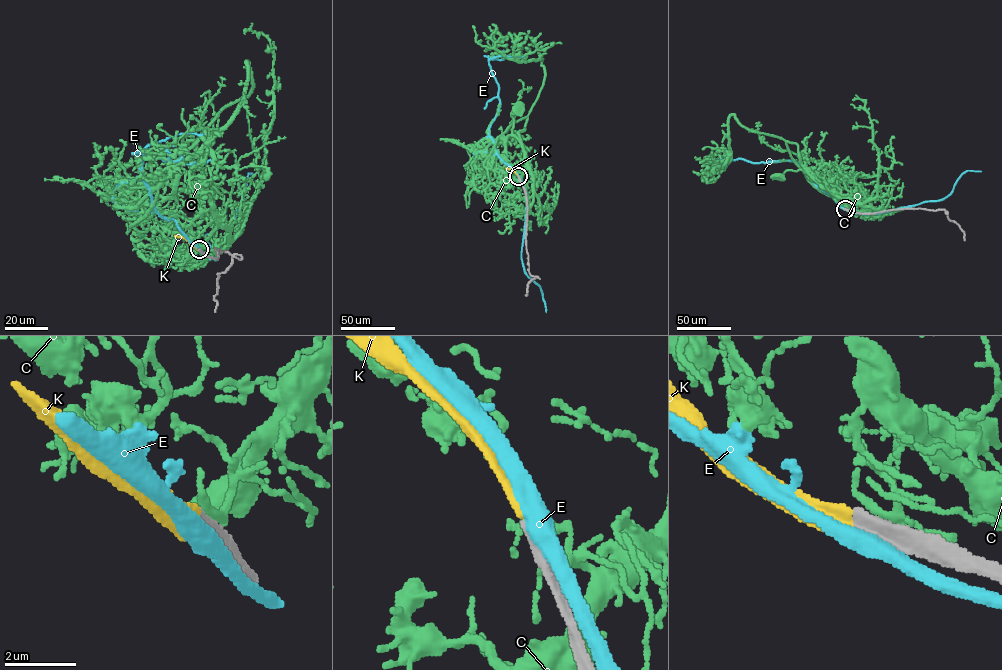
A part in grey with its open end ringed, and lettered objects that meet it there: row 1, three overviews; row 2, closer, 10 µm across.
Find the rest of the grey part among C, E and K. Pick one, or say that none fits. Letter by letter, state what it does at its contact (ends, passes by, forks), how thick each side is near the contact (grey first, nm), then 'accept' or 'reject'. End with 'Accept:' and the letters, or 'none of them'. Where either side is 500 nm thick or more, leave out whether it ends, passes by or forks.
C: it forks; calibres 360 and 200 nm; reject
E: it passes by; calibres 480 and 480 nm; reject
K: it ends; calibres 400 and 360 nm; accept
Accept: K

